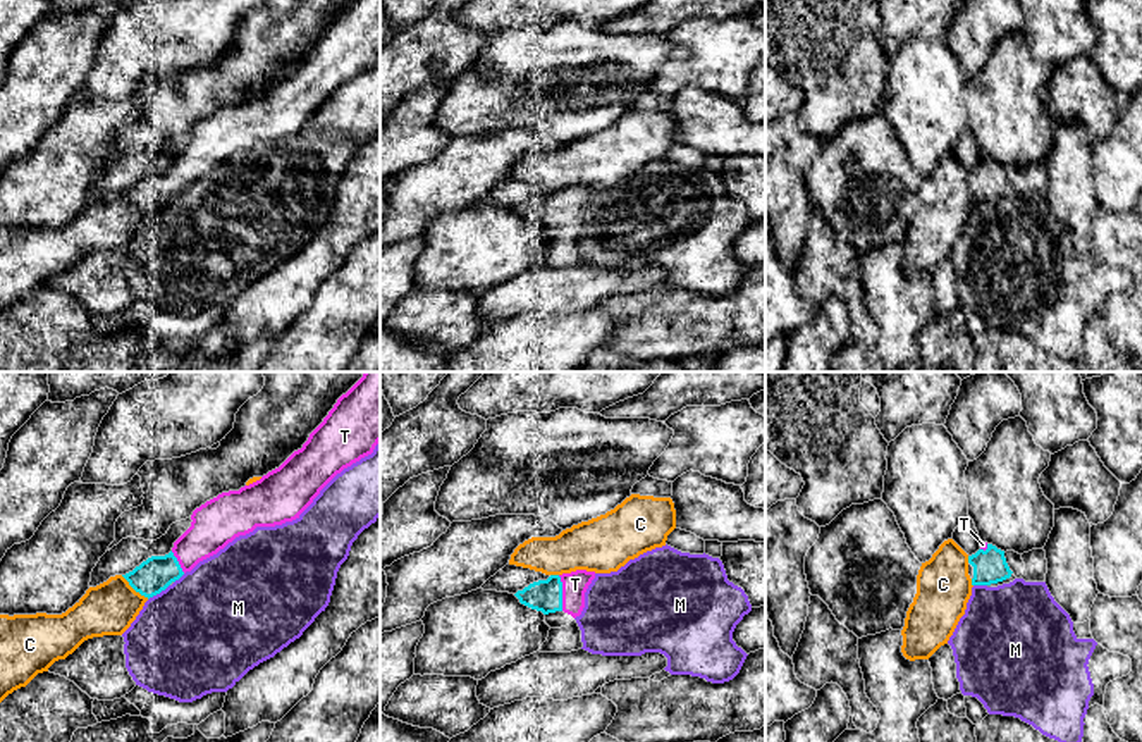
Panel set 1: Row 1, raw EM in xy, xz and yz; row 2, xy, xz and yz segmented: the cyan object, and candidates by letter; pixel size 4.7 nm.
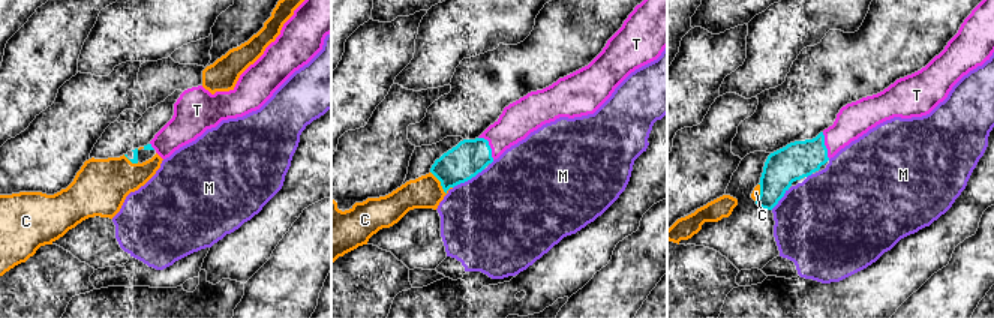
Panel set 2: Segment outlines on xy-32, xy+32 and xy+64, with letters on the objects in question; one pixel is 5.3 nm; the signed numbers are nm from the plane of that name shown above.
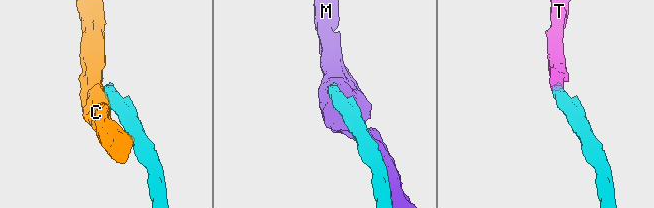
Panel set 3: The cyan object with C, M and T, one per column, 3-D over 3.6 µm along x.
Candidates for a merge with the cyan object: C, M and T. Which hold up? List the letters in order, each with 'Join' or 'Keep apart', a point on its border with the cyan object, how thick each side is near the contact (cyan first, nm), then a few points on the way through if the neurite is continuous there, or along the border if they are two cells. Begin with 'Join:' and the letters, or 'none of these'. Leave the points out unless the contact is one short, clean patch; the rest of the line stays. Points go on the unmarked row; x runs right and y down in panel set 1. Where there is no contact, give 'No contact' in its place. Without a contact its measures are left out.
Join: T
C: Keep apart. Touches cyan at xy (135, 204). Thickness 160 nm (cyan) against 240 nm
M: Keep apart. Touches cyan at xy (159, 207). Thickness 160 nm (cyan) against 500 nm
T: Join. Touches cyan at xz (561, 207). Thickness 150 nm (cyan) against 120 nm

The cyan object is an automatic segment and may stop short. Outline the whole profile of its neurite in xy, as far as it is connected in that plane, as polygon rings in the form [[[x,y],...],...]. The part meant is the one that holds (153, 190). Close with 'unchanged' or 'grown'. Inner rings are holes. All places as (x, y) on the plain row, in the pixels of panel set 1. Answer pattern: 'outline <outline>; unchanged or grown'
outline [[[353,0],[342,9],[323,36],[279,83],[239,105],[222,107],[196,122],[191,141],[165,170],[151,170],[122,189],[144,212],[153,212],[191,186],[200,176],[217,169],[239,150],[256,141],[275,141],[299,133],[320,105],[344,83],[373,67],[380,57],[380,0]]]; grown

